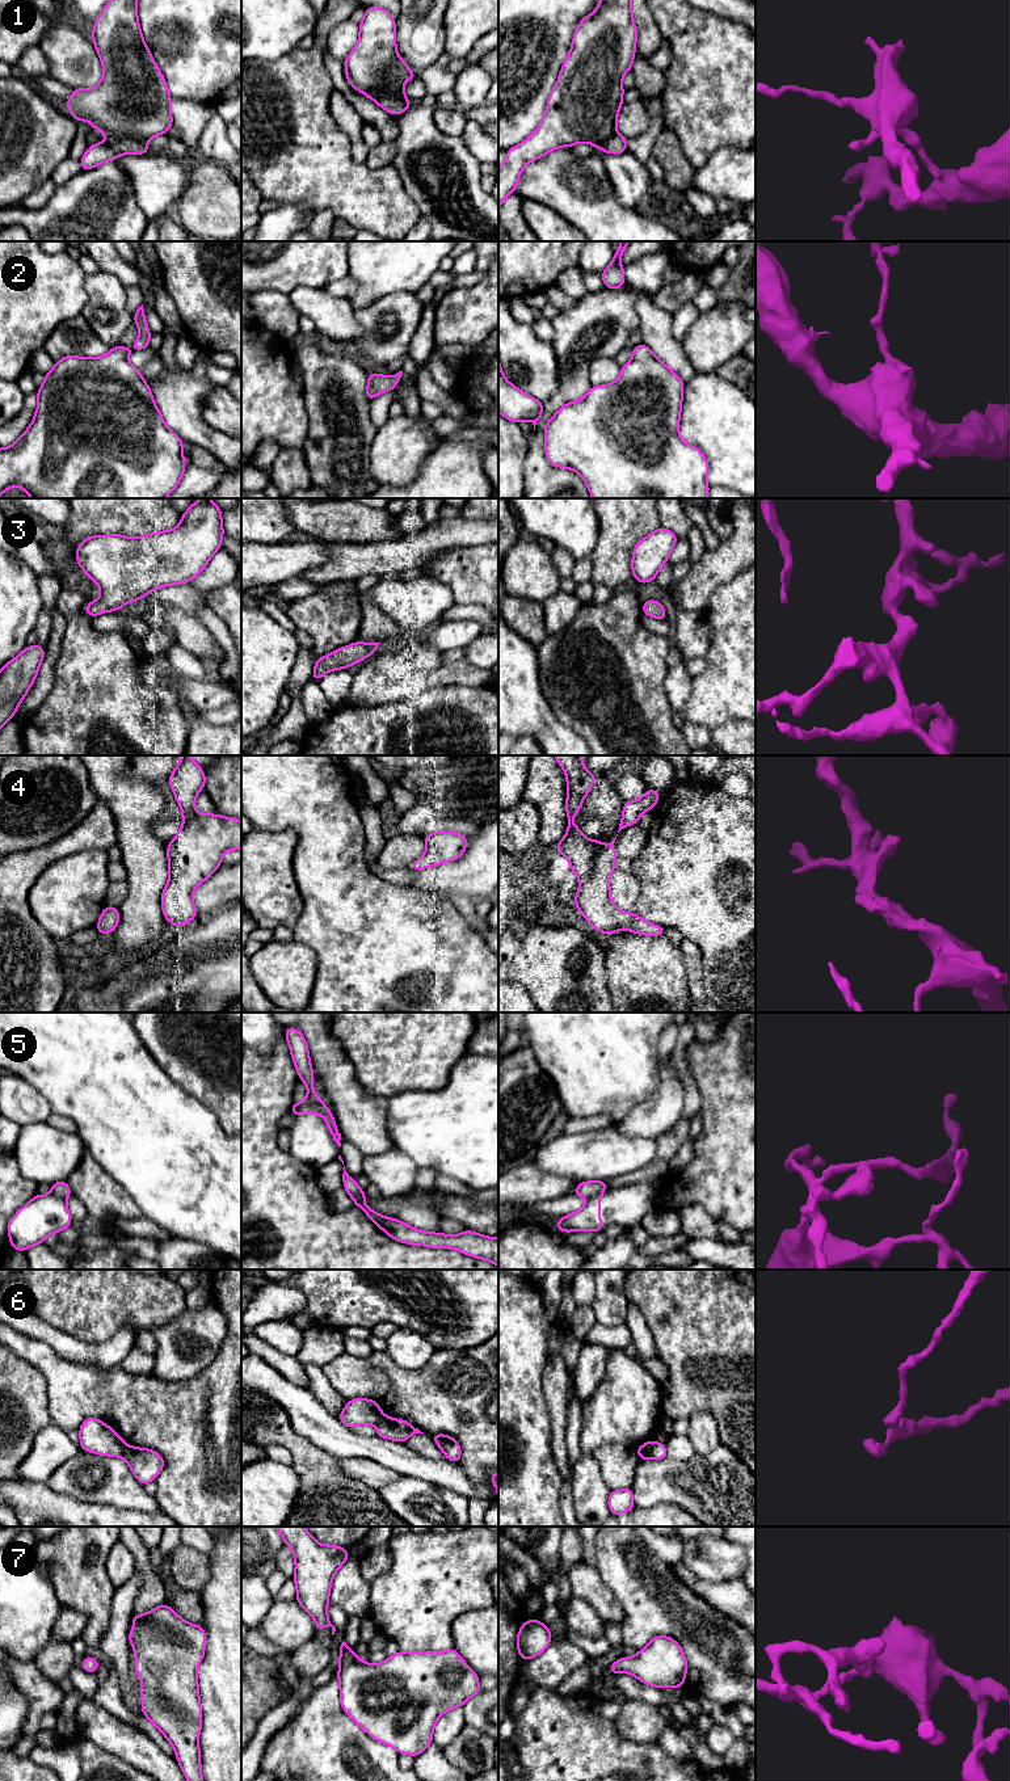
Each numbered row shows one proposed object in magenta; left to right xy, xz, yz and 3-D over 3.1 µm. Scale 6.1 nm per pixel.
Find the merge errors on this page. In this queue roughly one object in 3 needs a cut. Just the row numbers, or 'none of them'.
1, 6

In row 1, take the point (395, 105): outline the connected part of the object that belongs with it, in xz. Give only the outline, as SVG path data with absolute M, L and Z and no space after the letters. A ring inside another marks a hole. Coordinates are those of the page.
M388 93L367 96L367 97L374 102L376 102L391 115L397 115L404 113L413 104L408 98L388 94Z

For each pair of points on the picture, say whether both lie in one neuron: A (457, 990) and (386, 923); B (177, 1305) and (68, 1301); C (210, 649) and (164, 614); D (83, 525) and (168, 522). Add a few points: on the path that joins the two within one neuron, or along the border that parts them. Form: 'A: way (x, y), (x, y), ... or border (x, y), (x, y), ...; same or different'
A: way (444, 976), (438, 976), (405, 943); same
B: way (150, 1301), (96, 1301); same
C: way (198, 640), (176, 622); same
D: border (158, 512), (165, 529); different

